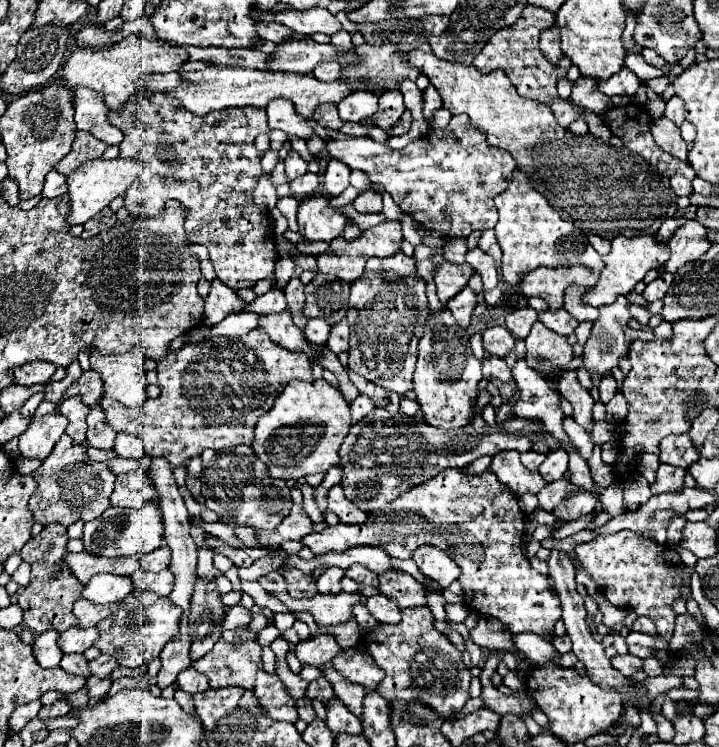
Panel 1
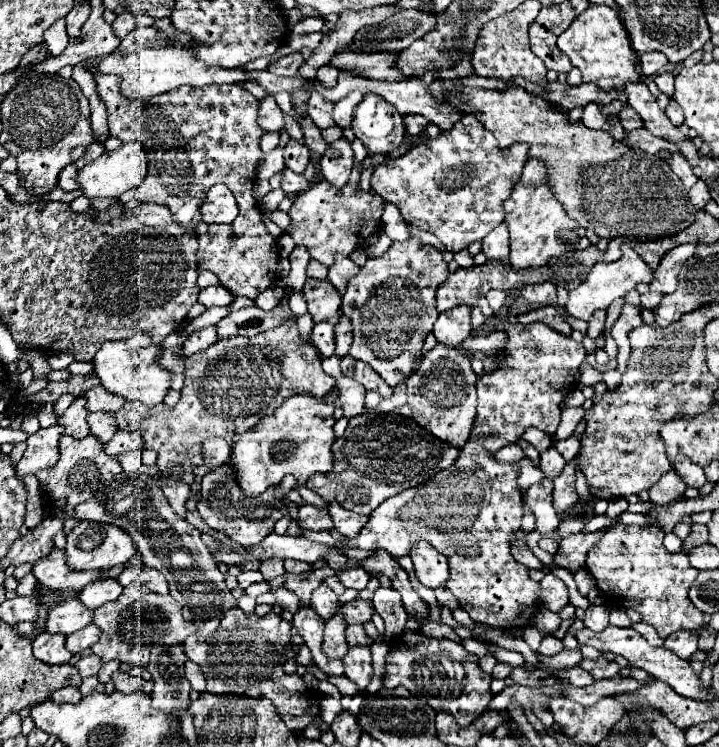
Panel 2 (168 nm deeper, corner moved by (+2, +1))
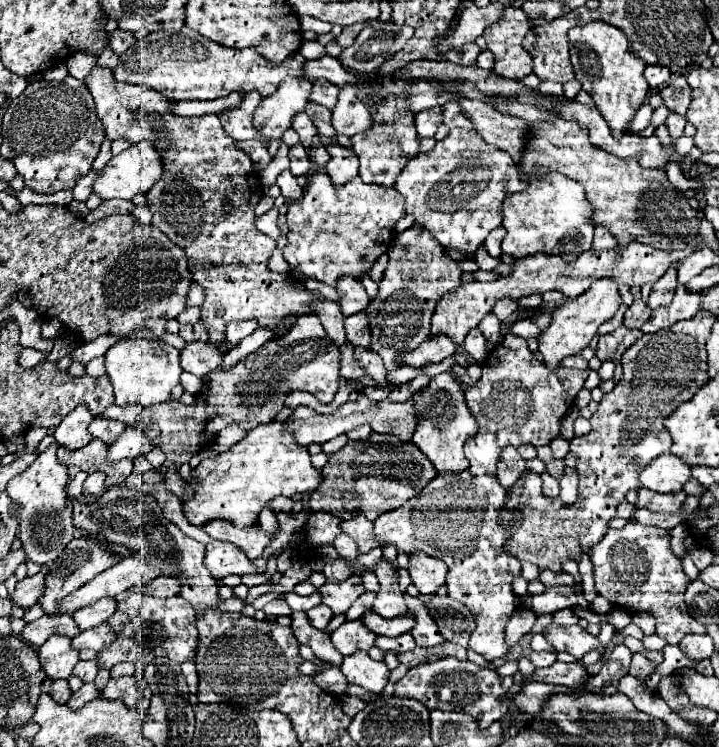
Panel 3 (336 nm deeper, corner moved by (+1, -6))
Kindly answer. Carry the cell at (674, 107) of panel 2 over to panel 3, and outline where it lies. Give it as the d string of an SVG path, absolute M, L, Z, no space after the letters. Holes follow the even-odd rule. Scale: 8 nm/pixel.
M670 113L668 119L666 119L666 127L668 127L668 131L670 131L670 135L672 135L674 139L682 137L684 125L686 125L686 119L684 119L682 115L678 115L678 113Z

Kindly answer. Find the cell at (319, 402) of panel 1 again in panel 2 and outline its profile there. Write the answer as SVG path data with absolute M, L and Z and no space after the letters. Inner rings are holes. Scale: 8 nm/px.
M291 396L273 412L261 418L255 428L245 434L233 436L233 448L229 464L235 470L235 482L245 492L245 496L255 498L263 494L271 484L281 482L287 474L295 476L297 484L303 486L307 480L321 472L331 472L333 456L333 404L325 404L315 396Z

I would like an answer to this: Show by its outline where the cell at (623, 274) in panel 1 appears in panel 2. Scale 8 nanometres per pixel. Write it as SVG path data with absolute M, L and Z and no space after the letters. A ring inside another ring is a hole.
M623 244L621 250L623 250L623 256L617 262L595 264L595 268L593 268L593 272L589 272L589 278L585 280L585 284L579 284L575 290L569 292L569 302L565 306L565 312L569 316L579 318L579 320L591 320L591 316L593 316L595 310L609 308L609 304L615 298L625 296L637 284L641 284L641 282L649 284L651 282L653 272L649 272L649 266L641 260L641 256L637 256L637 252L631 246L627 246L627 244Z

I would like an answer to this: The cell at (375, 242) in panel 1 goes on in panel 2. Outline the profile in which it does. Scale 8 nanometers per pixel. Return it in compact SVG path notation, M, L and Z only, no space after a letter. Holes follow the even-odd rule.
M339 258L335 260L335 264L329 268L329 282L335 286L335 290L339 294L345 292L347 282L359 272L359 268L349 260L349 258Z

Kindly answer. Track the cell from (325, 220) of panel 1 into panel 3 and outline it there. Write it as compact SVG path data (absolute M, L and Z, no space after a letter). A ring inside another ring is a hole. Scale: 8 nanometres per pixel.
M316 171L302 199L288 205L288 243L284 259L292 267L300 267L306 277L314 277L328 285L336 285L340 275L360 279L372 263L388 251L394 239L394 223L404 217L404 199L394 187L364 183L358 175L346 185L334 187L324 171Z

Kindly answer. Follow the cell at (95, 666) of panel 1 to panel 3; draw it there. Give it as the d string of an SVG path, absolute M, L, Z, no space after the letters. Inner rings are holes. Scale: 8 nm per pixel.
M80 661L74 667L74 675L78 675L82 679L82 683L92 683L94 677L96 677L96 673L98 673L96 661Z

